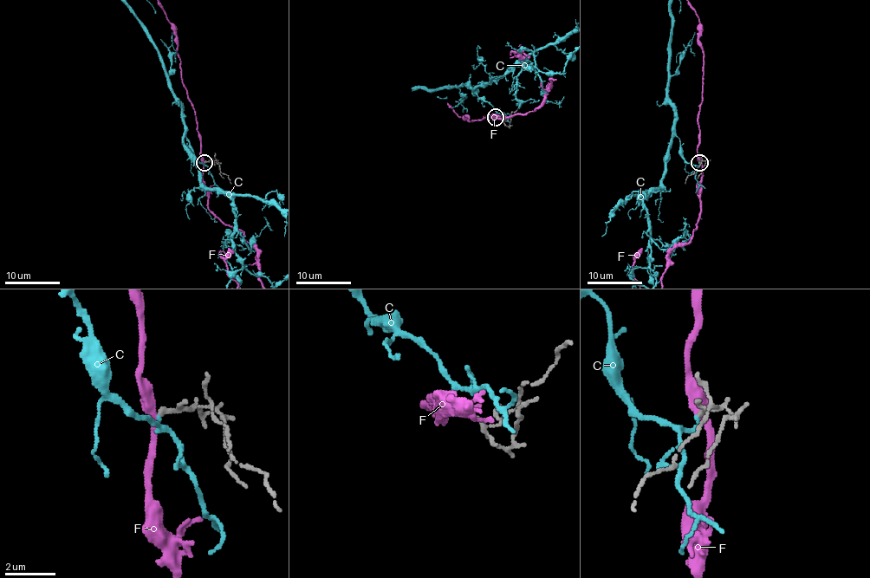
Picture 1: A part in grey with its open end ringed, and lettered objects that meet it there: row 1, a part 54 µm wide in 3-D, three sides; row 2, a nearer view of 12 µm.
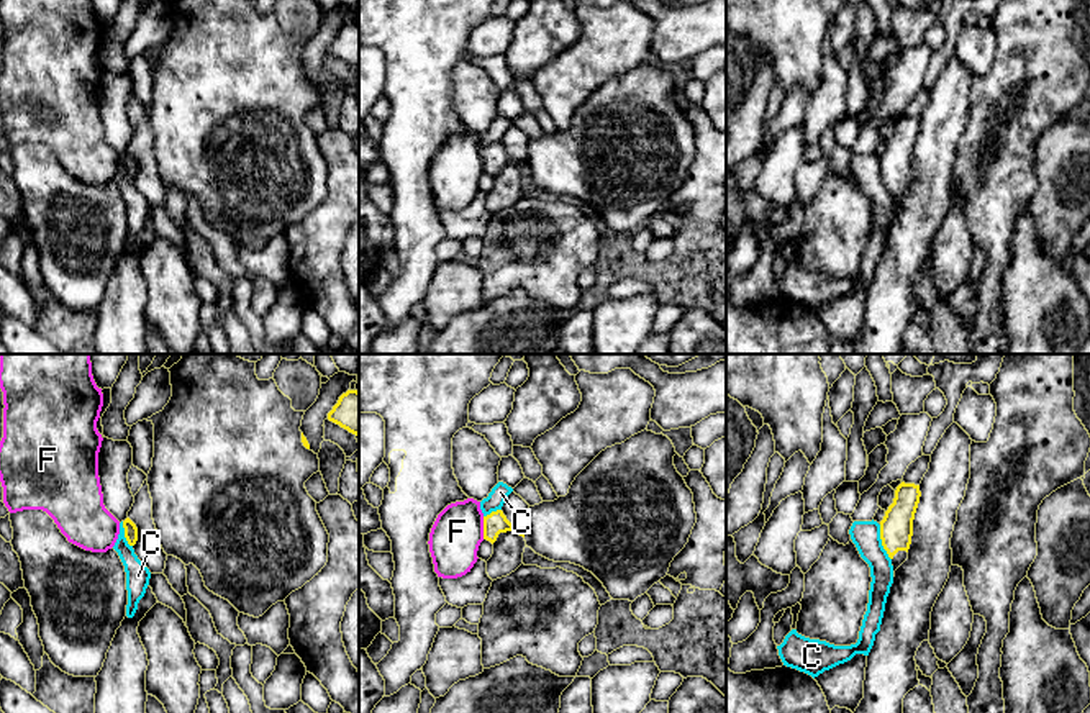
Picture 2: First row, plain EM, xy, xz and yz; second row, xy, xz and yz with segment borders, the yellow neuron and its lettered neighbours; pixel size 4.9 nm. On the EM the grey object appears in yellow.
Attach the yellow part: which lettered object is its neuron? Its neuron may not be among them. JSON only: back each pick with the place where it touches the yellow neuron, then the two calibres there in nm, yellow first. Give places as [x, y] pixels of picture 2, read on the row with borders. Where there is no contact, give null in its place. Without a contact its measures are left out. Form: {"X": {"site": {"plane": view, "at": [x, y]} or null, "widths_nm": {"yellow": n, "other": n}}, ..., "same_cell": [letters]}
{"same_cell": []}

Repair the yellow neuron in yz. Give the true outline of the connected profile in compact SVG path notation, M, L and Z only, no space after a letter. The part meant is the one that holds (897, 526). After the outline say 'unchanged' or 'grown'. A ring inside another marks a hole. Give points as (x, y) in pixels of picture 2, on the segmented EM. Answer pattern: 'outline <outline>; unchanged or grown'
outline M902 482L895 490L893 503L880 521L880 539L892 559L893 577L895 570L908 559L920 497L920 485Z; grown

